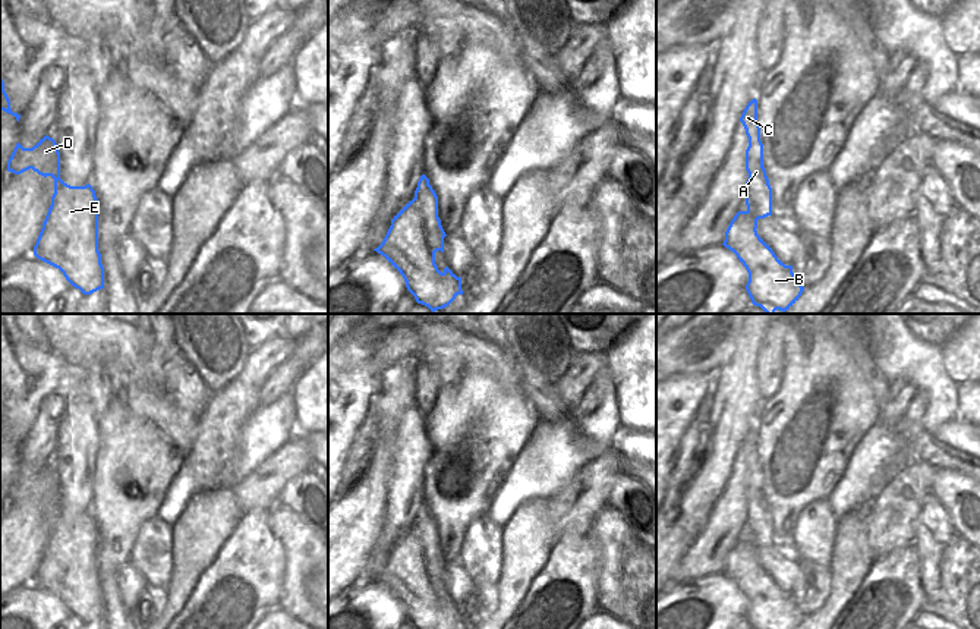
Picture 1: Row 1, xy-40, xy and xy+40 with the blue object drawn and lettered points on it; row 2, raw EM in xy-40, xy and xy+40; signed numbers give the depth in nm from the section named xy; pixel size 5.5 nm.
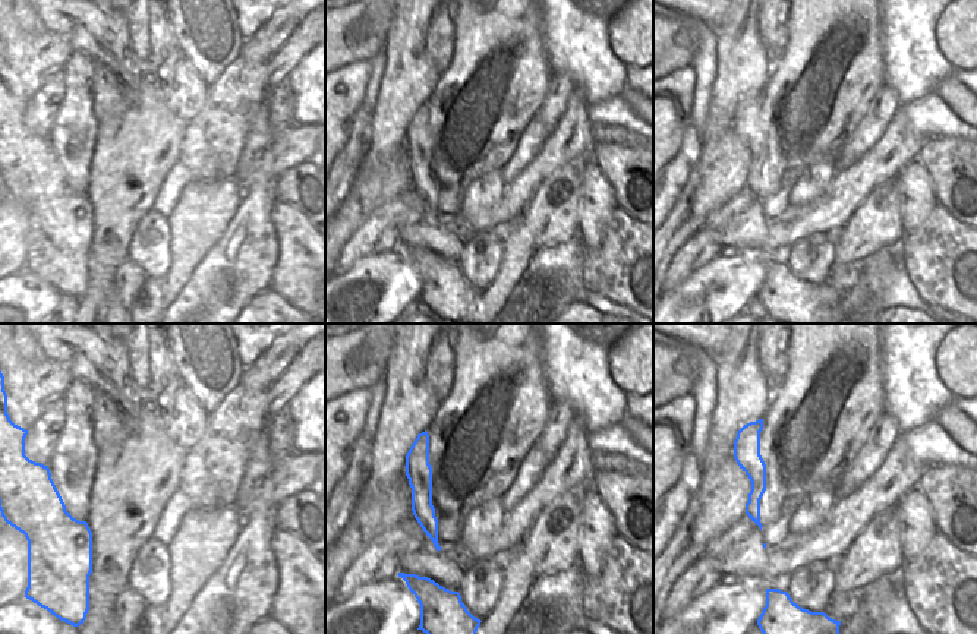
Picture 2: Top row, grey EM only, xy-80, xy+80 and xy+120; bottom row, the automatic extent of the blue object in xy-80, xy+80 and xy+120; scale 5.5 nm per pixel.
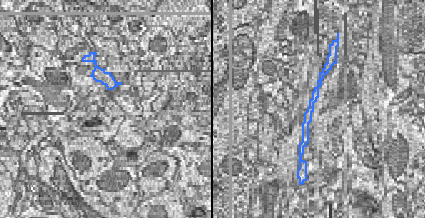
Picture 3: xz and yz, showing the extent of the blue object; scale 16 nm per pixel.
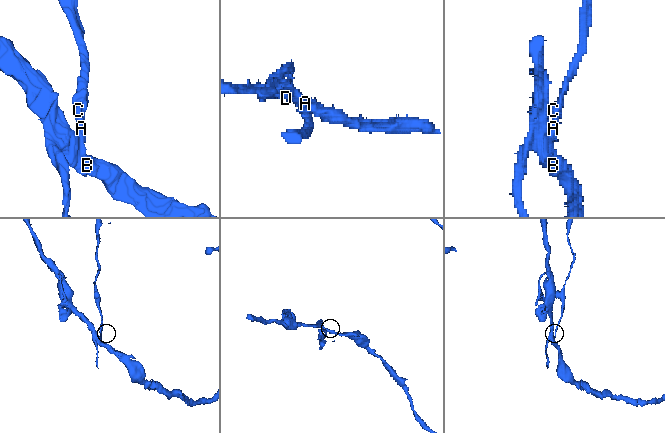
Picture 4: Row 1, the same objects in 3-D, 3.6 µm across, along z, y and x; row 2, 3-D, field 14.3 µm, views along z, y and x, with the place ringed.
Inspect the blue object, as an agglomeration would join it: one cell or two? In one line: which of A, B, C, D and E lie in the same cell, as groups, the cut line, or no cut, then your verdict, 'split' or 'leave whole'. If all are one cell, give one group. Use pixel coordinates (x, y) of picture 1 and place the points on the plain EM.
A C / B D E; cut in xy along (415, 525), (425, 549), (428, 568), (440, 578); split

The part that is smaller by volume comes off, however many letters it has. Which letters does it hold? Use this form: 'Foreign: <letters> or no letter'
Foreign: A, C

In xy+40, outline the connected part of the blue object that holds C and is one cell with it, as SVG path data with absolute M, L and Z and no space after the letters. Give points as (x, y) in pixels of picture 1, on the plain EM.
M753 427L746 434L740 450L746 457L749 466L749 475L746 478L746 499L749 507L746 510L746 534L747 541L754 548L757 557L757 548L772 544L772 516L763 496L763 472L760 469L760 455L757 452L757 428Z

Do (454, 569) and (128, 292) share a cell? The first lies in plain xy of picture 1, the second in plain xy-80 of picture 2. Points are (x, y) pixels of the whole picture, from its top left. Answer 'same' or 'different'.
same

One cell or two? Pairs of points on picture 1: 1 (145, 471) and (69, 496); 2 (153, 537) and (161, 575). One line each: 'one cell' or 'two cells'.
1: two cells
2: one cell

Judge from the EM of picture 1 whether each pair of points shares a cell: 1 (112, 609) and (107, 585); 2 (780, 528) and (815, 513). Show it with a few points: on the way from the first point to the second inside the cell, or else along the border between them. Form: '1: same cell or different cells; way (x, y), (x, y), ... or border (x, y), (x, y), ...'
1: same cell; way (112, 603), (110, 591)
2: different cells; border (819, 499), (809, 503), (796, 519), (794, 554)

